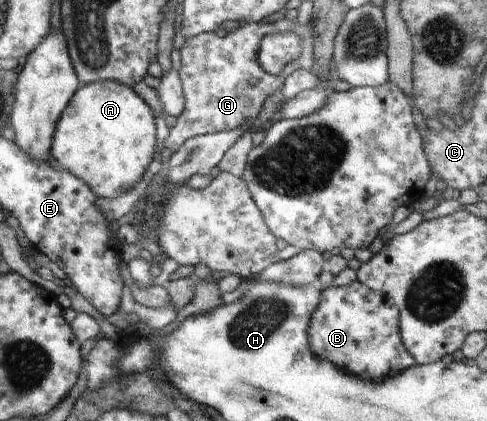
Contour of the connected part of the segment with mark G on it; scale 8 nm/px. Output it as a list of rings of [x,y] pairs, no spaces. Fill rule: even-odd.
[[[285,16],[268,20],[267,23],[239,23],[233,31],[227,31],[223,37],[216,32],[203,33],[194,38],[187,38],[180,49],[181,67],[178,70],[184,93],[185,107],[177,117],[175,126],[167,130],[163,138],[164,150],[178,151],[189,138],[205,134],[235,131],[247,123],[247,119],[255,119],[263,101],[283,85],[283,79],[297,70],[313,73],[315,65],[316,28],[311,18],[301,24],[297,19],[288,21]],[[293,33],[303,41],[303,53],[287,63],[277,75],[271,75],[259,63],[261,41],[265,34]]]

